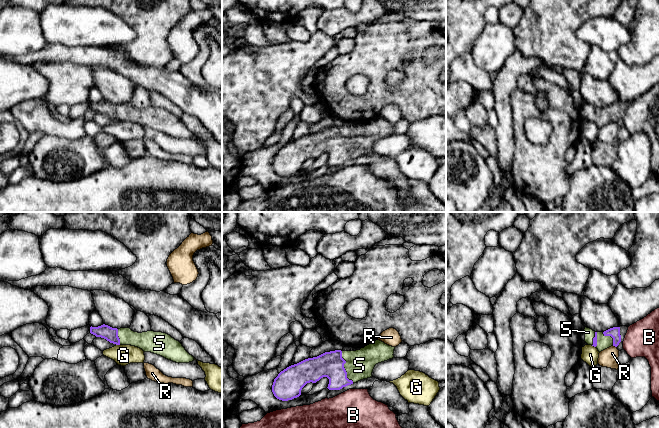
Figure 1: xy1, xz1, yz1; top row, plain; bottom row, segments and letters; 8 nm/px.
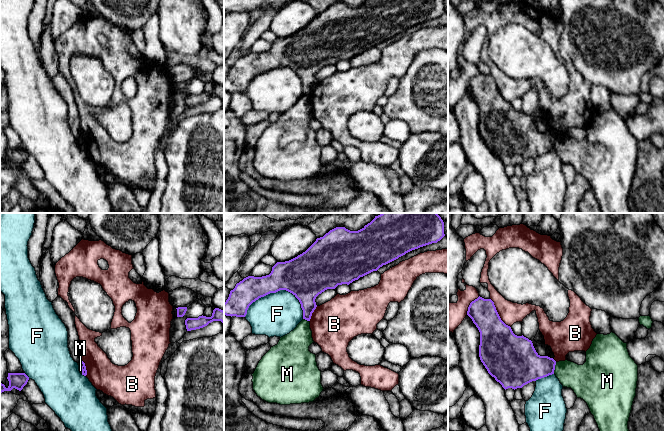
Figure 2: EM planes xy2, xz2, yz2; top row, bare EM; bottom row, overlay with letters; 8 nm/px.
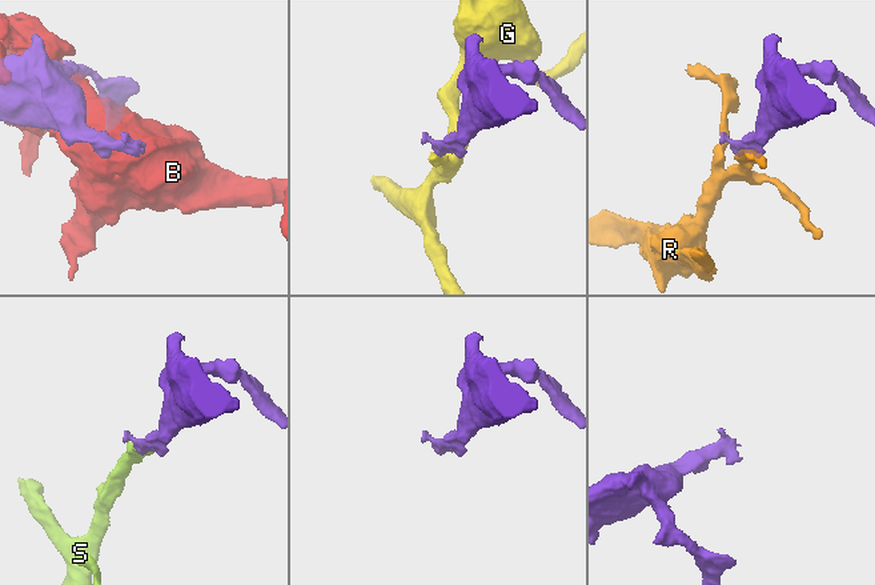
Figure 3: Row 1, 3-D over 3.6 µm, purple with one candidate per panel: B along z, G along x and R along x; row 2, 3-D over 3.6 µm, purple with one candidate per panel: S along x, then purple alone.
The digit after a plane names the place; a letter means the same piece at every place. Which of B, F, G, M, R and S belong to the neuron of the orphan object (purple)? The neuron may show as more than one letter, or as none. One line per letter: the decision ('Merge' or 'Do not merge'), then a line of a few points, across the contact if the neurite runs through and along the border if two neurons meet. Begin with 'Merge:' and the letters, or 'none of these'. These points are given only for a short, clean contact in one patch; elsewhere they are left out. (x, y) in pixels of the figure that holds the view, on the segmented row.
Merge: S
B: Do not merge
F: Do not merge
G: Do not merge. Line: xy1 (116, 344), (119, 345)
M: Do not merge. Line: yz2 (556, 362), (553, 373)
R: Do not merge
S: Merge. Line: xz1 (330, 364), (343, 367), (359, 365)

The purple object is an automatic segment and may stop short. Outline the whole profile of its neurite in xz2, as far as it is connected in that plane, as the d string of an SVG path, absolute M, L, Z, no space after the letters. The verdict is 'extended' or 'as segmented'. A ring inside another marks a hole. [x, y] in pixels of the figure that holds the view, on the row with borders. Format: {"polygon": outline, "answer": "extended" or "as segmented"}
{"polygon": "M381 213L358 231L336 227L297 257L277 262L269 275L248 276L237 283L224 303L224 315L245 317L249 306L259 298L286 290L299 300L303 319L310 321L317 307L315 299L325 290L349 285L412 250L437 243L444 236L444 222L437 213Z", "answer": "as segmented"}

